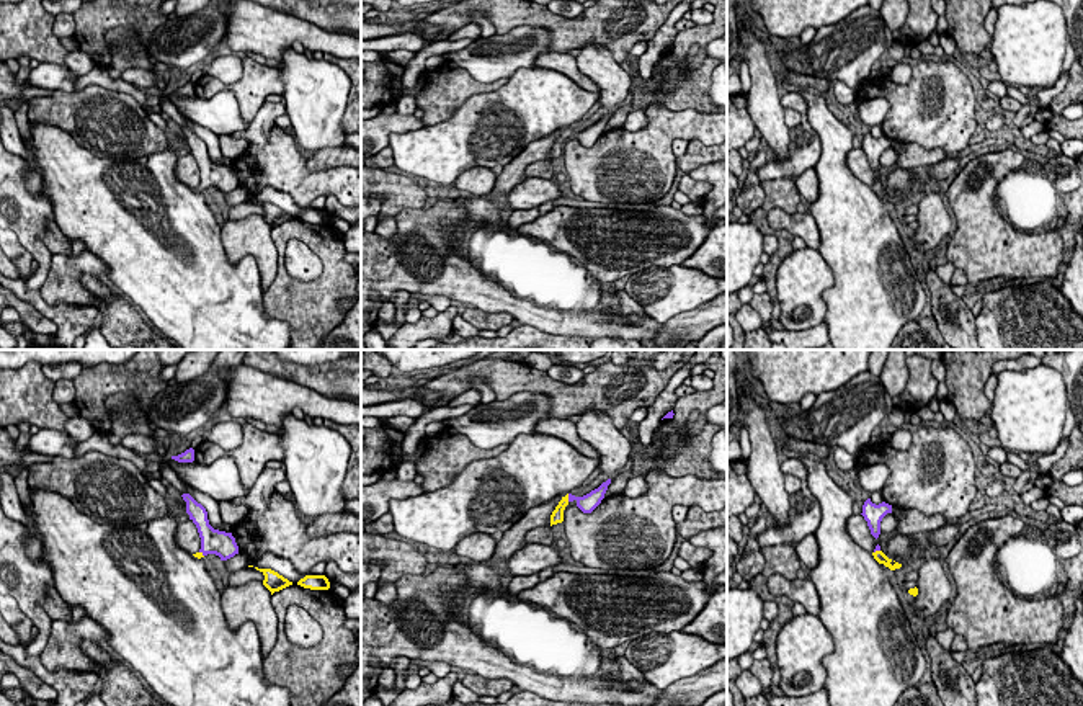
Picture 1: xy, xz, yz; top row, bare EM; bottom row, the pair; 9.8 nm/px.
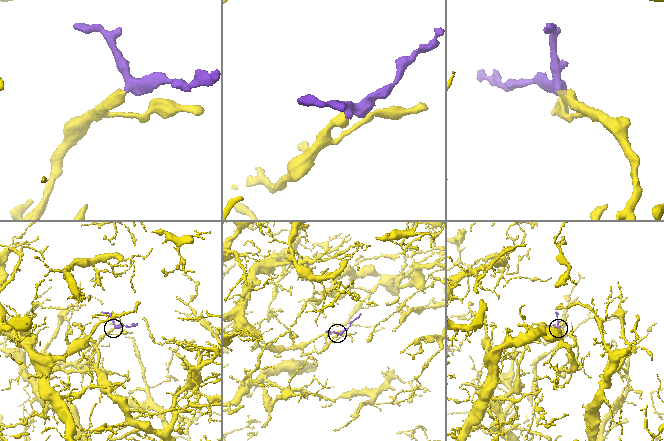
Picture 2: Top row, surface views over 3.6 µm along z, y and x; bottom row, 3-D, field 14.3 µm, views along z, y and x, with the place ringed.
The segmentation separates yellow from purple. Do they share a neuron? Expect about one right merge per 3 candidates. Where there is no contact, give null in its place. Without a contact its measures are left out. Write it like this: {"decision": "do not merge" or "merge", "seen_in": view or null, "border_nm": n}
{"decision": "merge", "seen_in": "xz", "border_nm": 80}

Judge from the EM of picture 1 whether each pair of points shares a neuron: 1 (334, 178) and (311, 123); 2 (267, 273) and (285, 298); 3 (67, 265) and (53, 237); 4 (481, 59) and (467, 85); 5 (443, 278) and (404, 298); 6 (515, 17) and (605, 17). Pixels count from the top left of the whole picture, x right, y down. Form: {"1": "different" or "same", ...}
{"1": "different", "2": "different", "3": "different", "4": "different", "5": "different", "6": "same"}

